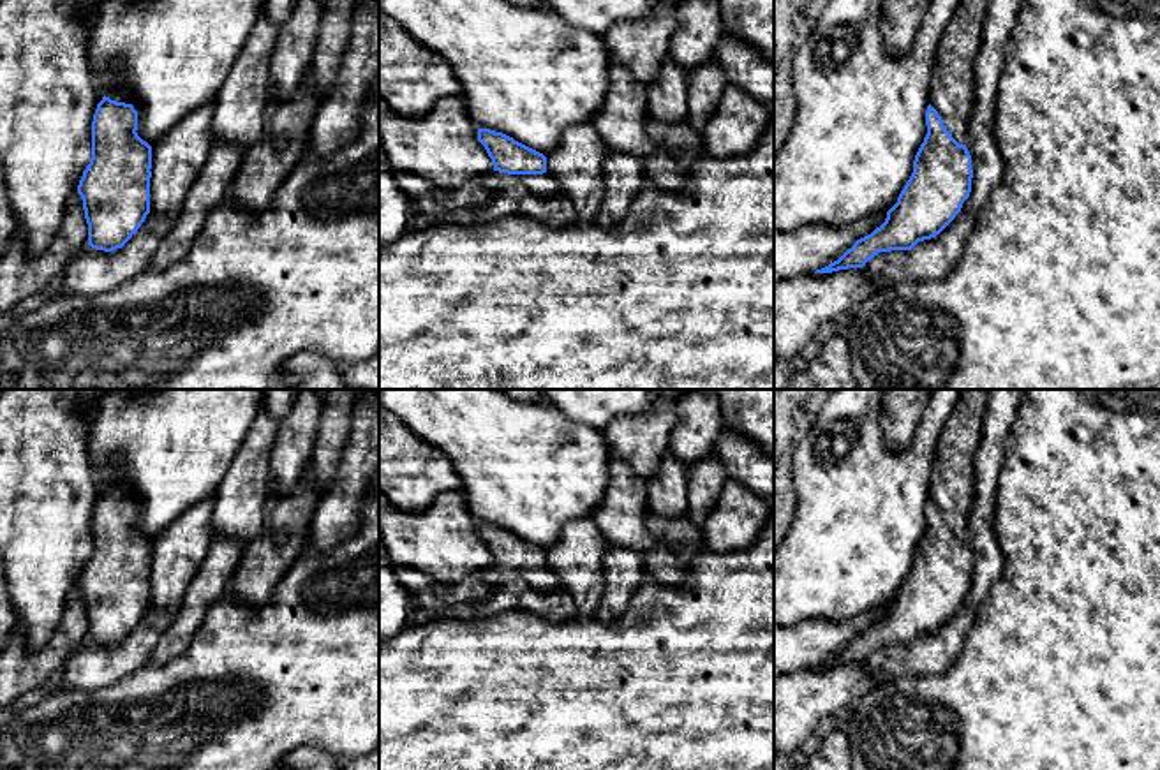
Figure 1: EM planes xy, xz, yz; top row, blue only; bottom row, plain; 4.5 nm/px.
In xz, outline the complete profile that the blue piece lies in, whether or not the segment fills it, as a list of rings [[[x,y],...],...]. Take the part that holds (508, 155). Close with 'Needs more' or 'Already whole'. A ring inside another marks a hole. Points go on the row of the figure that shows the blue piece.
[[[478,129],[478,141],[492,159],[494,169],[480,181],[492,192],[524,185],[538,197],[561,194],[559,180],[547,173],[547,157],[513,137],[490,129]]]. Needs more

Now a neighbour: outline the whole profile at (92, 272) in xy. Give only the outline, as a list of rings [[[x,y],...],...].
[[[150,211],[122,248],[104,252],[86,243],[63,270],[63,294],[92,298],[130,282],[150,268],[171,226],[173,220]]]

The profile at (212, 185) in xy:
[[[231,144],[212,148],[196,181],[187,192],[180,215],[155,250],[150,266],[166,270],[182,261],[206,224],[208,215],[229,194],[243,153]]]

